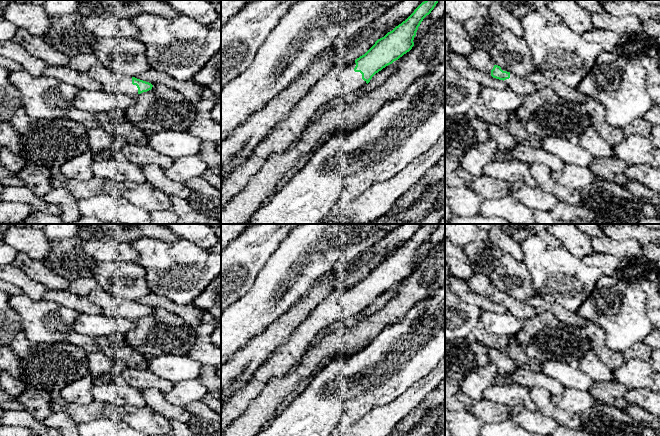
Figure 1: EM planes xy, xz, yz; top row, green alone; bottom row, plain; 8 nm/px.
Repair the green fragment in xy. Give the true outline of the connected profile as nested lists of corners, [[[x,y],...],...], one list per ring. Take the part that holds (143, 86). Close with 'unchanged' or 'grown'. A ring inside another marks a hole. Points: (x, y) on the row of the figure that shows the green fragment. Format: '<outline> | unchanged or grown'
[[[101,63],[91,67],[87,74],[99,83],[102,90],[108,93],[125,94],[135,97],[152,89],[149,82],[115,73],[105,68]]] | grown

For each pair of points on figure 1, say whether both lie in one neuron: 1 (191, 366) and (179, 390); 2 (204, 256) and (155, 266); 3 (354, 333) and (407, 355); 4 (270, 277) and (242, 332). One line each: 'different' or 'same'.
1: different
2: same
3: different
4: same

